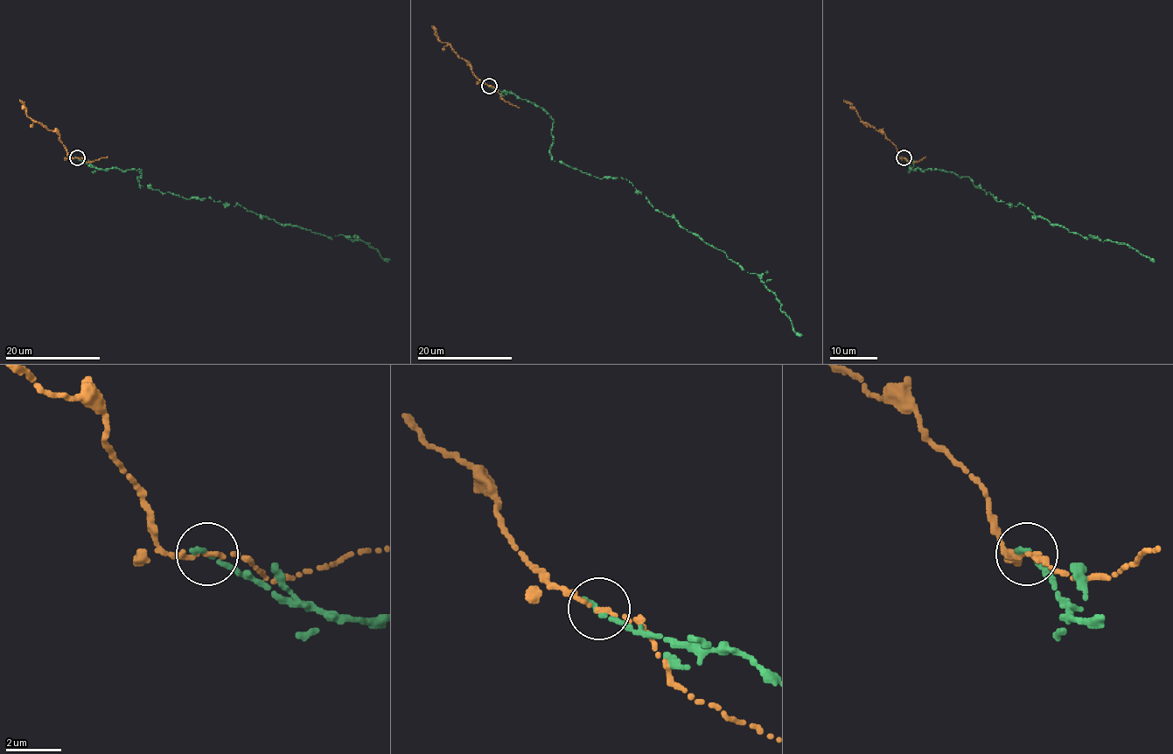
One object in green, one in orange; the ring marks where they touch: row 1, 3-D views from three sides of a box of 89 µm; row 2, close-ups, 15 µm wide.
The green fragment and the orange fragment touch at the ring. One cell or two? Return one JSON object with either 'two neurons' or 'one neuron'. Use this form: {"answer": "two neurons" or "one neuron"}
{"answer": "one neuron"}

